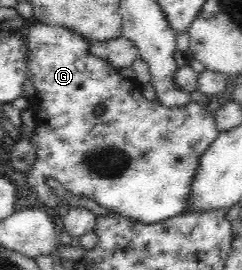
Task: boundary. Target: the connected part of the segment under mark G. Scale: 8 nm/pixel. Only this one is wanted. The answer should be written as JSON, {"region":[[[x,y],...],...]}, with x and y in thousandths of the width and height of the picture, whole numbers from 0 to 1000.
{"region":[[[136,78],[107,93],[107,104],[74,111],[107,130],[120,148],[120,267],[136,281],[132,311],[145,319],[145,348],[153,381],[132,396],[149,470],[124,500],[128,537],[145,548],[145,596],[116,633],[107,656],[112,685],[128,685],[169,744],[169,759],[211,767],[236,763],[236,737],[219,704],[194,685],[198,656],[219,656],[252,678],[264,700],[277,700],[293,722],[326,722],[326,730],[368,730],[393,752],[409,752],[417,767],[450,774],[467,793],[504,796],[508,804],[550,807],[562,822],[591,830],[640,830],[661,819],[682,819],[702,804],[736,800],[764,789],[769,774],[789,759],[789,693],[814,641],[818,611],[831,581],[851,552],[884,530],[888,511],[909,496],[893,474],[884,422],[847,407],[839,393],[814,378],[781,378],[760,393],[682,393],[649,363],[636,370],[603,367],[587,348],[587,326],[562,300],[537,289],[508,289],[479,248],[467,248],[446,226],[426,215],[393,211],[393,200],[372,193],[368,156],[326,122],[289,115],[260,100],[174,89],[169,81]]]}

